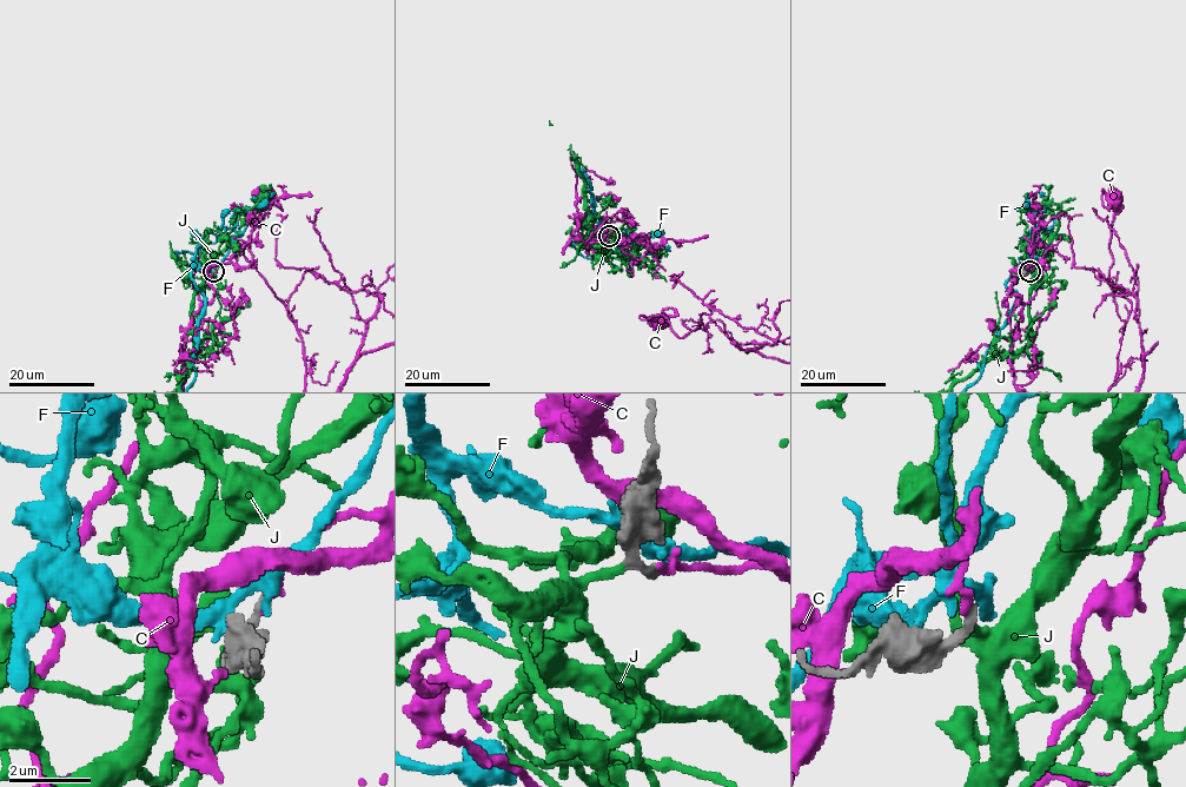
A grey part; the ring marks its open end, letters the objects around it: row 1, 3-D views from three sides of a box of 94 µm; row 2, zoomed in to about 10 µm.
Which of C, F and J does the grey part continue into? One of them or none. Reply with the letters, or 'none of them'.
J

